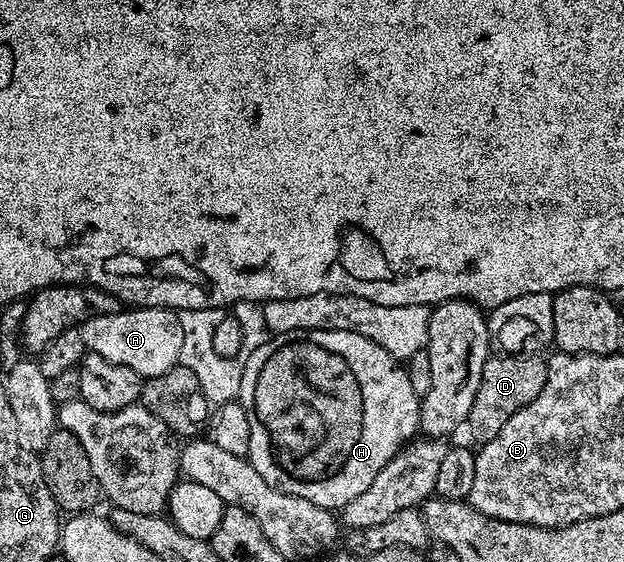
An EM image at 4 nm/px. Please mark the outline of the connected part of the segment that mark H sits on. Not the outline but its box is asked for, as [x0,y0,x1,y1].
[240,330,420,511]

